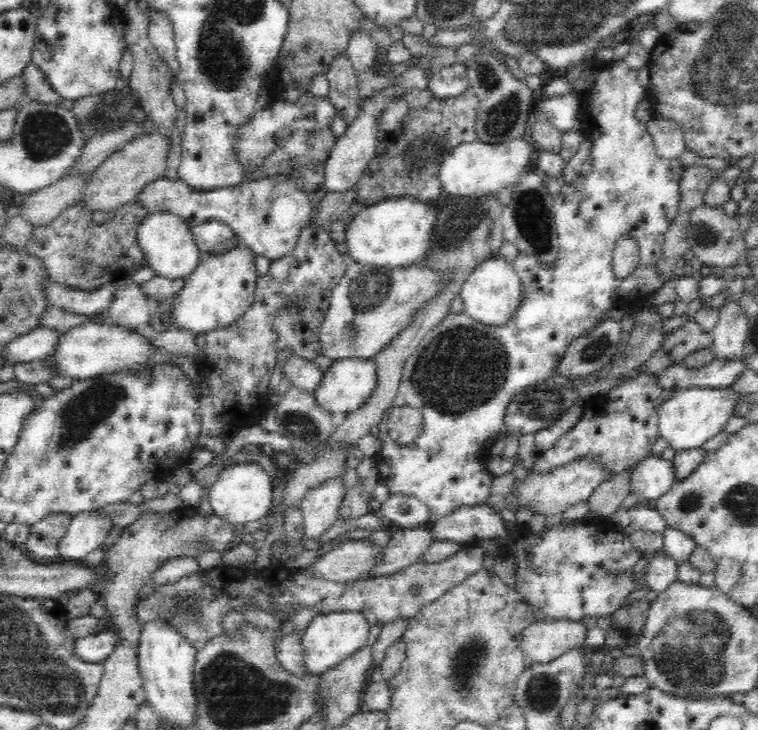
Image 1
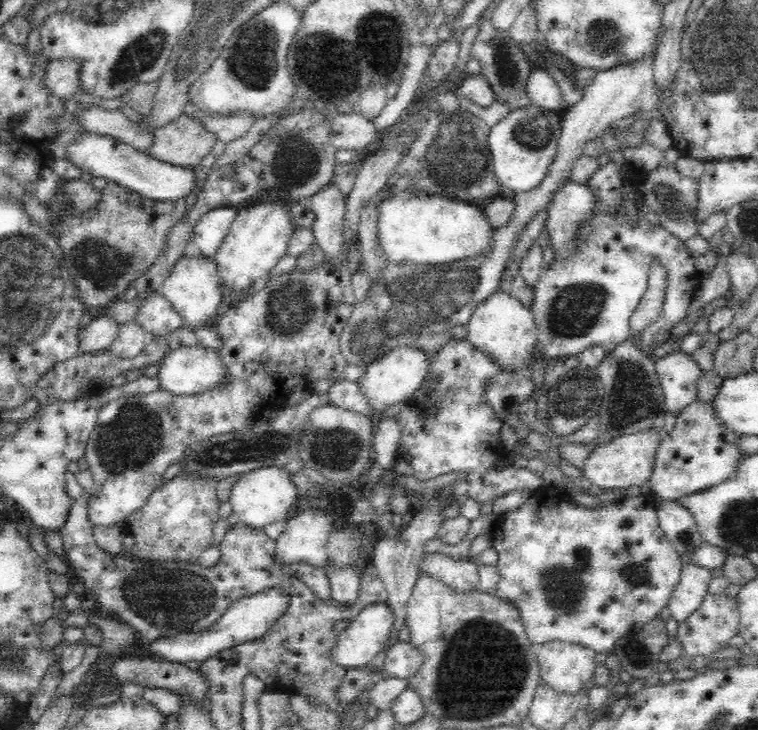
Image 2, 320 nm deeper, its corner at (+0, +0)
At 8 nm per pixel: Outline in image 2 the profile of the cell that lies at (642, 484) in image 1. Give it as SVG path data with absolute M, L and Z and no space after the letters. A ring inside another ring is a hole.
M690 402L675 416L675 426L661 438L656 448L647 481L651 486L652 497L668 500L724 480L740 458L732 445L732 440L736 438L736 434L717 426L705 402Z

